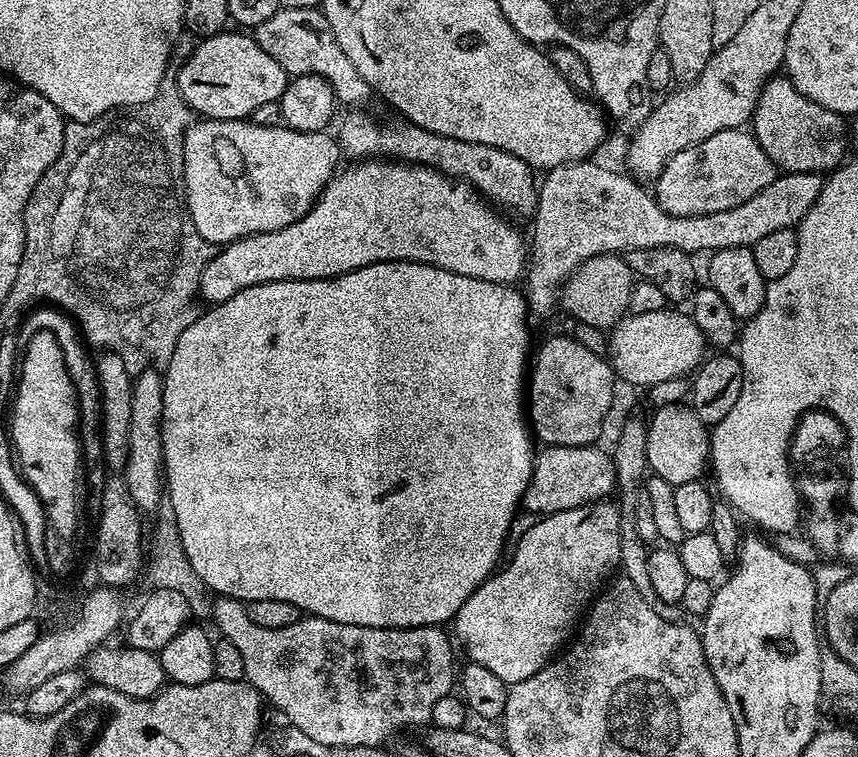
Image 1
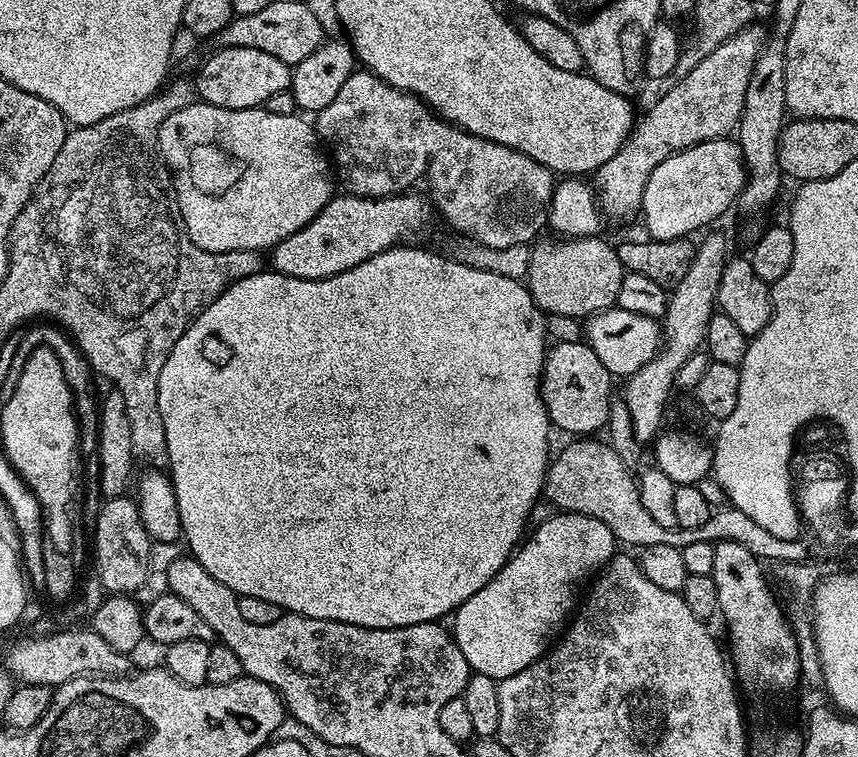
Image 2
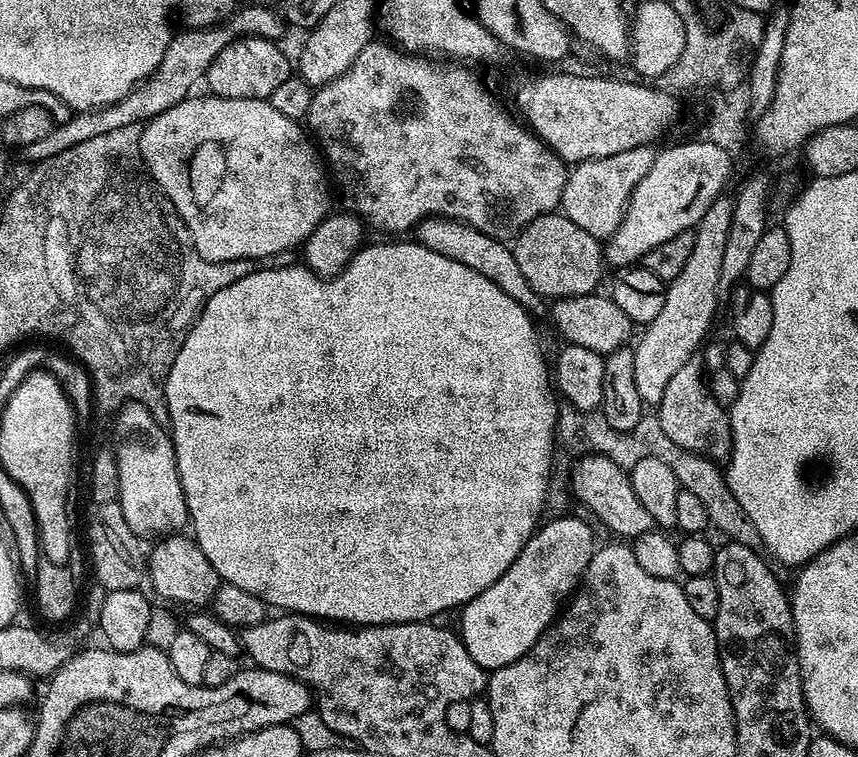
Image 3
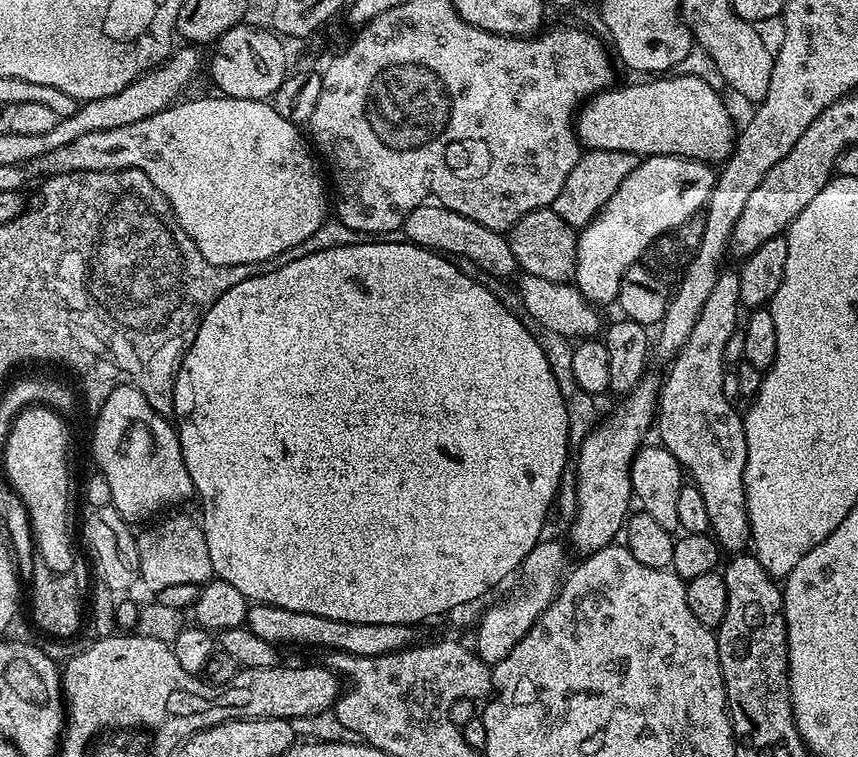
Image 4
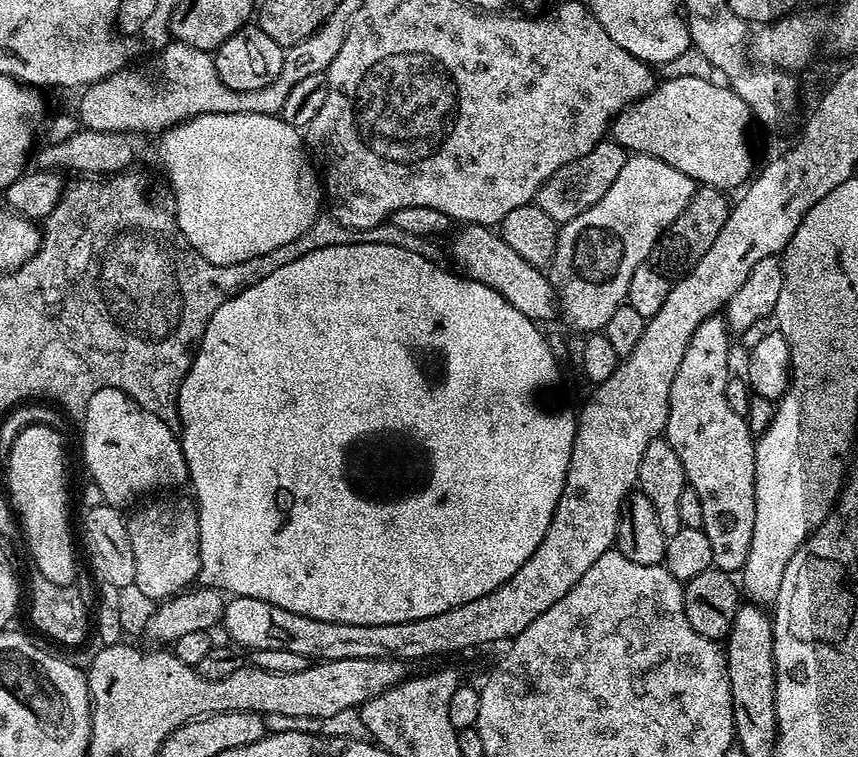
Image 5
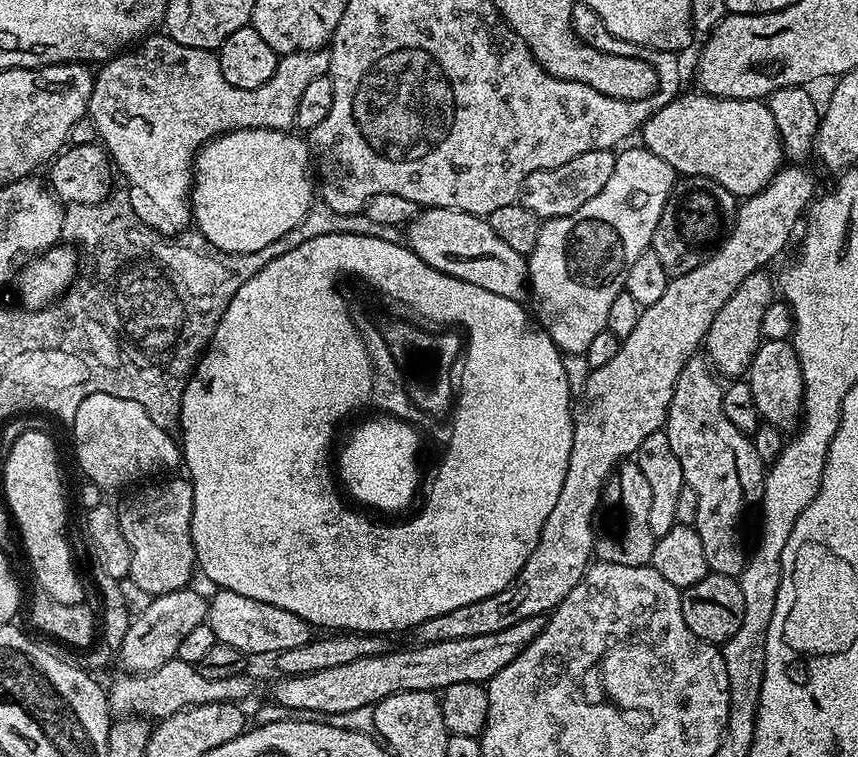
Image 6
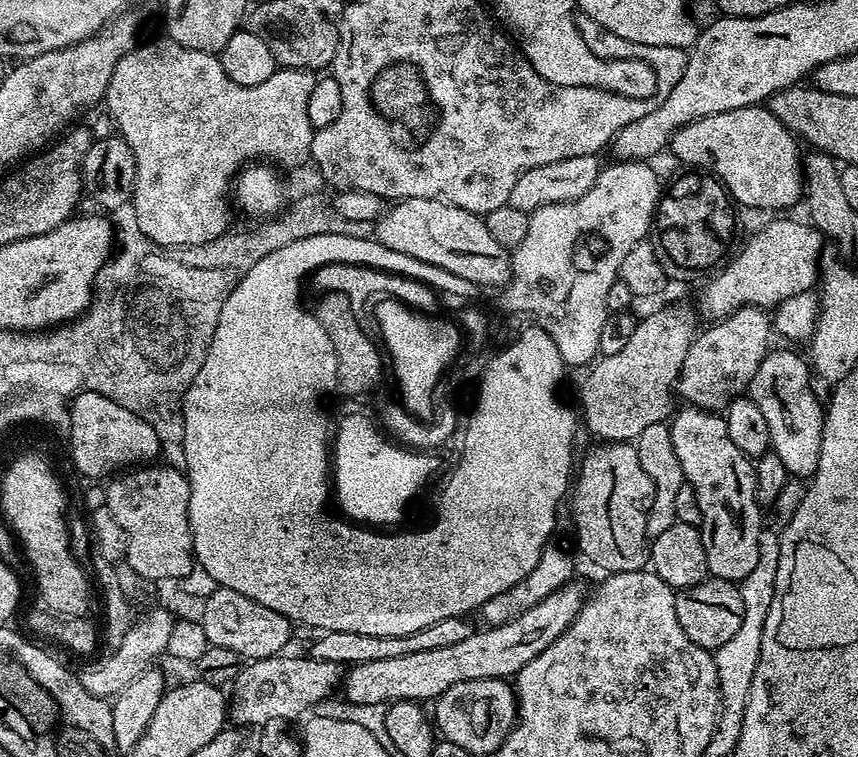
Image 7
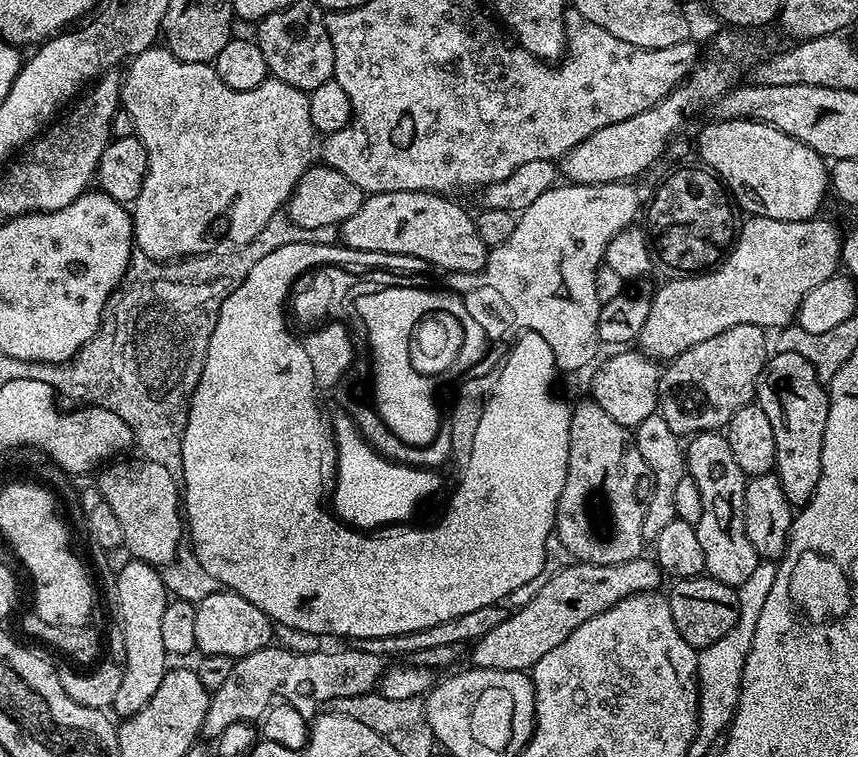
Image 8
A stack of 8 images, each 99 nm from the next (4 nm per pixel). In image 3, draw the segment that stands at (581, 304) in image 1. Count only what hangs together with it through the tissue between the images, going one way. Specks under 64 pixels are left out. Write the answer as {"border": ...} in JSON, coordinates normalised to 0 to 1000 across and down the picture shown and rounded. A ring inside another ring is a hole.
{"border":[[[652,279],[622,288],[622,293],[604,308],[596,330],[599,341],[604,341],[604,351],[613,373],[618,373],[627,390],[643,399],[691,390],[698,382],[695,379],[706,355],[700,318],[695,317],[692,309],[683,309],[678,299],[669,299],[669,293]]]}

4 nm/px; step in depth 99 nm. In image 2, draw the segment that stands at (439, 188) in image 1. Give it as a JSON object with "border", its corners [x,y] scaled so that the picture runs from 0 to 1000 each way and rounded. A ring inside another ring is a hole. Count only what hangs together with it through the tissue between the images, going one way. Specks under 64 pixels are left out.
{"border":[[[392,256],[360,296],[316,329],[315,349],[334,365],[379,370],[399,362],[450,330],[470,324],[474,312],[490,306],[506,285],[506,276],[490,256],[413,259]]]}

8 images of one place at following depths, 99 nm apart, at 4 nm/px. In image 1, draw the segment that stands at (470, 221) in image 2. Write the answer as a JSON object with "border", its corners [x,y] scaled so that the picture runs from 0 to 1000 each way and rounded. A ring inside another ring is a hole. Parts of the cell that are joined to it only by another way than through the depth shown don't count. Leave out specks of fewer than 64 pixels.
{"border":[[[424,145],[407,148],[410,149],[397,161],[396,180],[394,178],[396,198],[402,207],[410,206],[406,209],[411,213],[456,209],[463,214],[495,217],[499,222],[509,222],[519,232],[547,243],[593,287],[622,285],[627,238],[626,234],[620,234],[624,232],[622,223],[613,214],[608,214],[608,209],[576,193],[544,190],[537,185],[512,180],[501,172],[492,172],[470,156],[457,156],[462,159],[448,159],[442,164],[436,155],[428,153]]]}

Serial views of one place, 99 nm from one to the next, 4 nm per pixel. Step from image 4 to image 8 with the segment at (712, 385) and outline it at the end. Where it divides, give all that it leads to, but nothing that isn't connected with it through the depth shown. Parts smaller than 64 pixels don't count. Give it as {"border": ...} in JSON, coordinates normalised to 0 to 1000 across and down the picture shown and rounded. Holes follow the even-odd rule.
{"border":[[[832,569],[814,571],[805,577],[800,587],[800,624],[809,631],[809,637],[814,637],[814,653],[818,653],[818,684],[814,684],[811,704],[818,721],[818,733],[823,736],[821,756],[846,774],[861,778],[862,771],[869,769],[869,764],[874,764],[874,758],[879,758],[881,749],[888,744],[888,736],[879,727],[879,721],[874,721],[874,711],[869,711],[867,659],[872,635],[865,616],[860,616],[860,609],[851,596],[847,575]]]}

